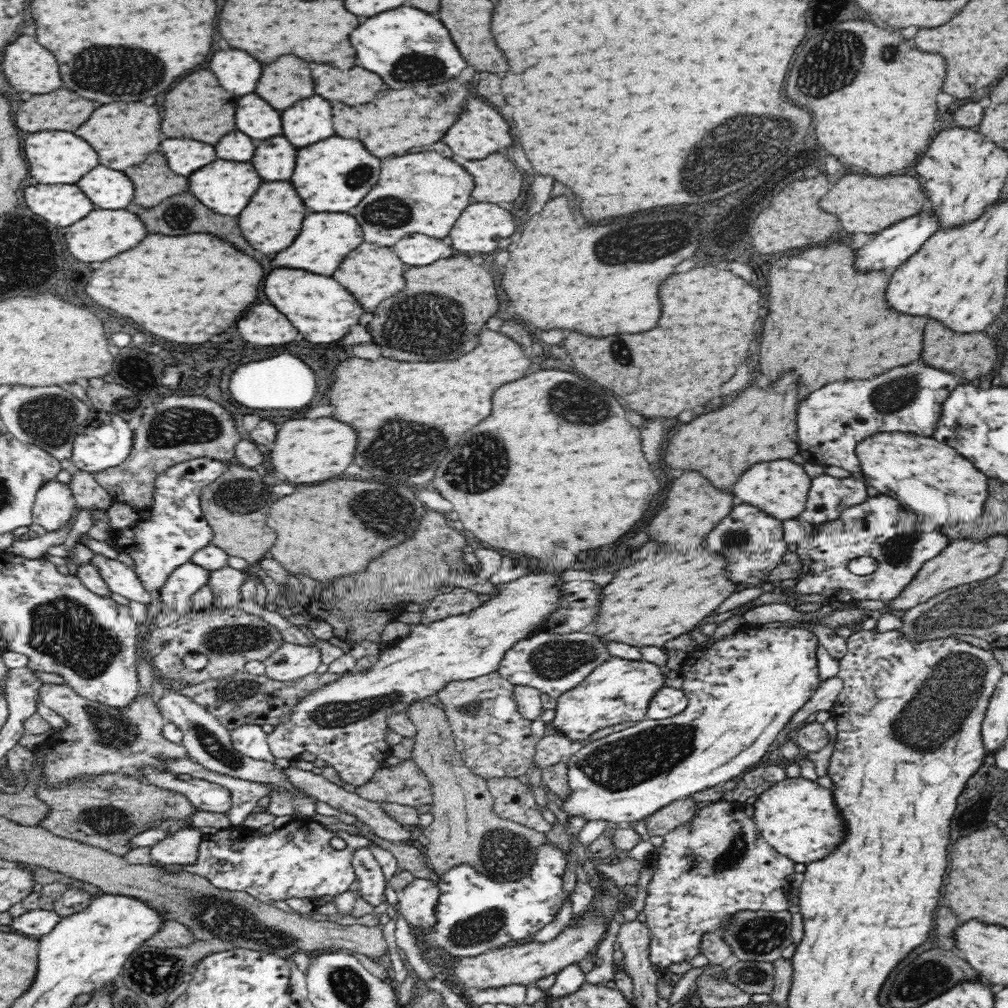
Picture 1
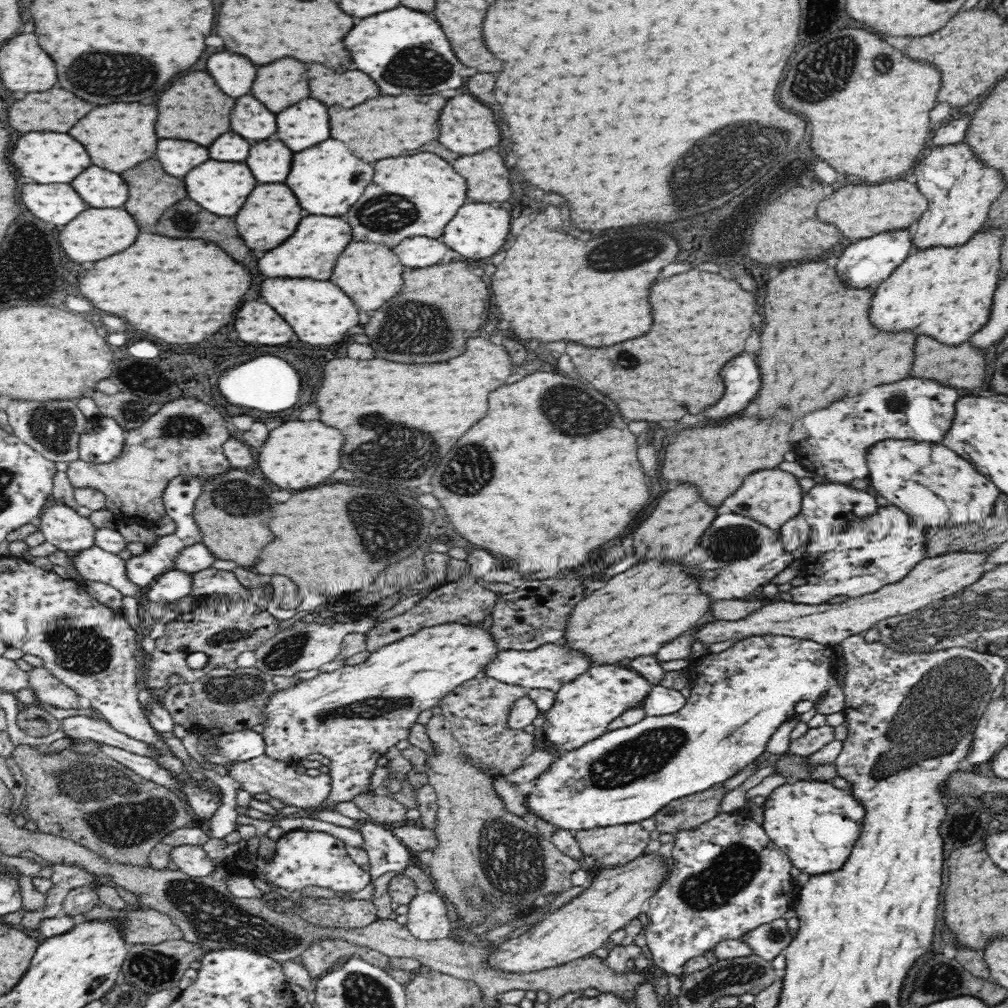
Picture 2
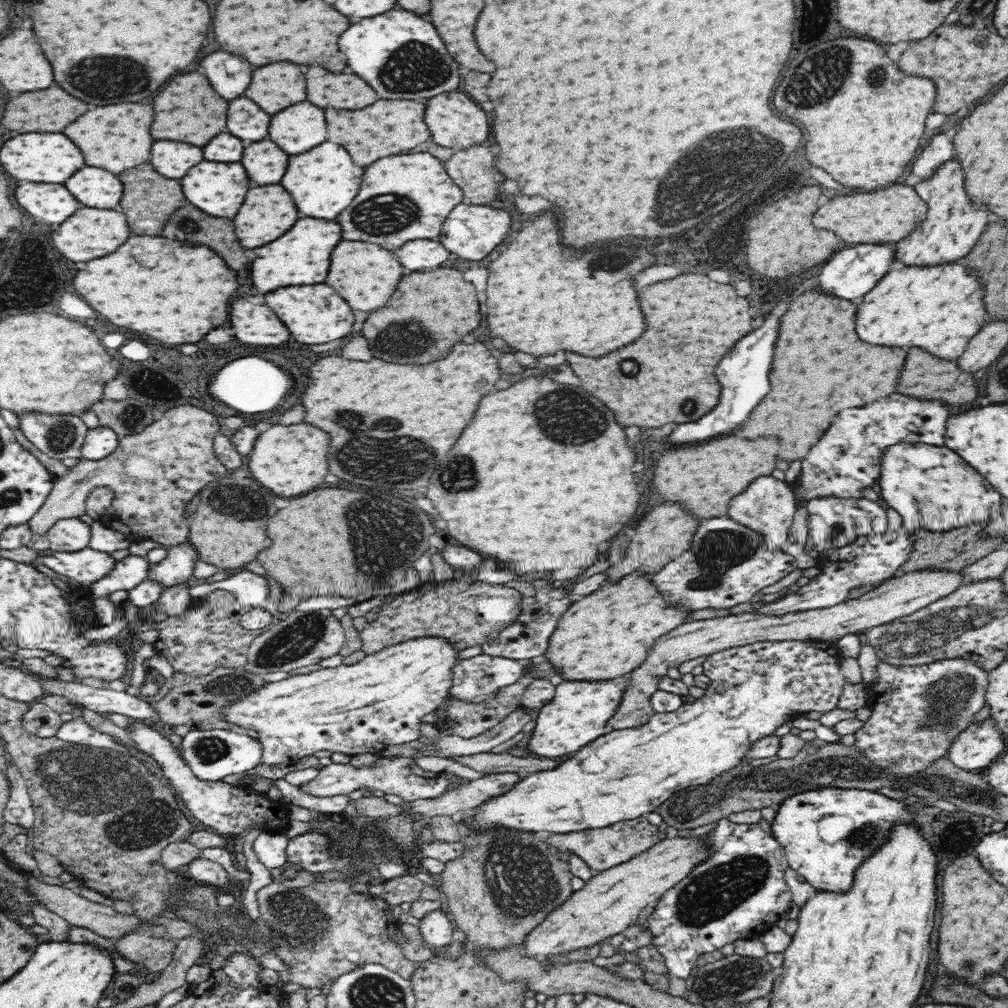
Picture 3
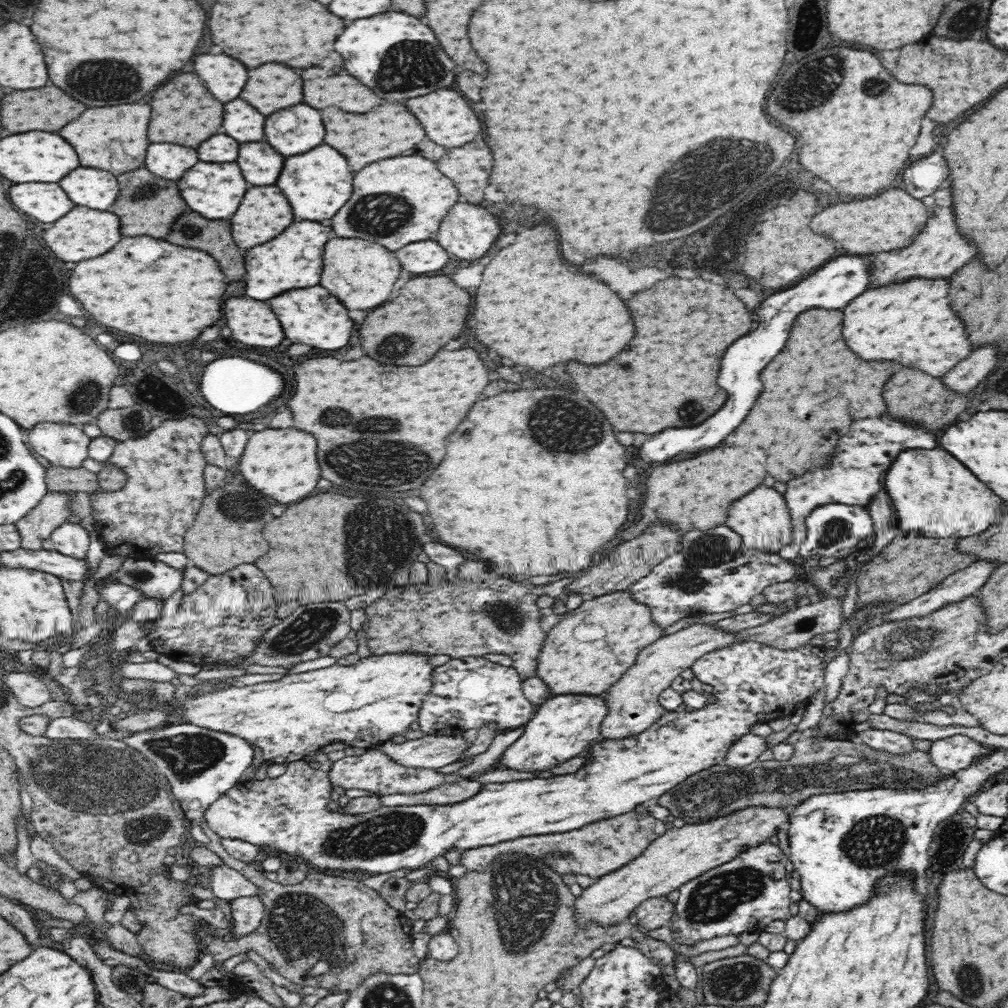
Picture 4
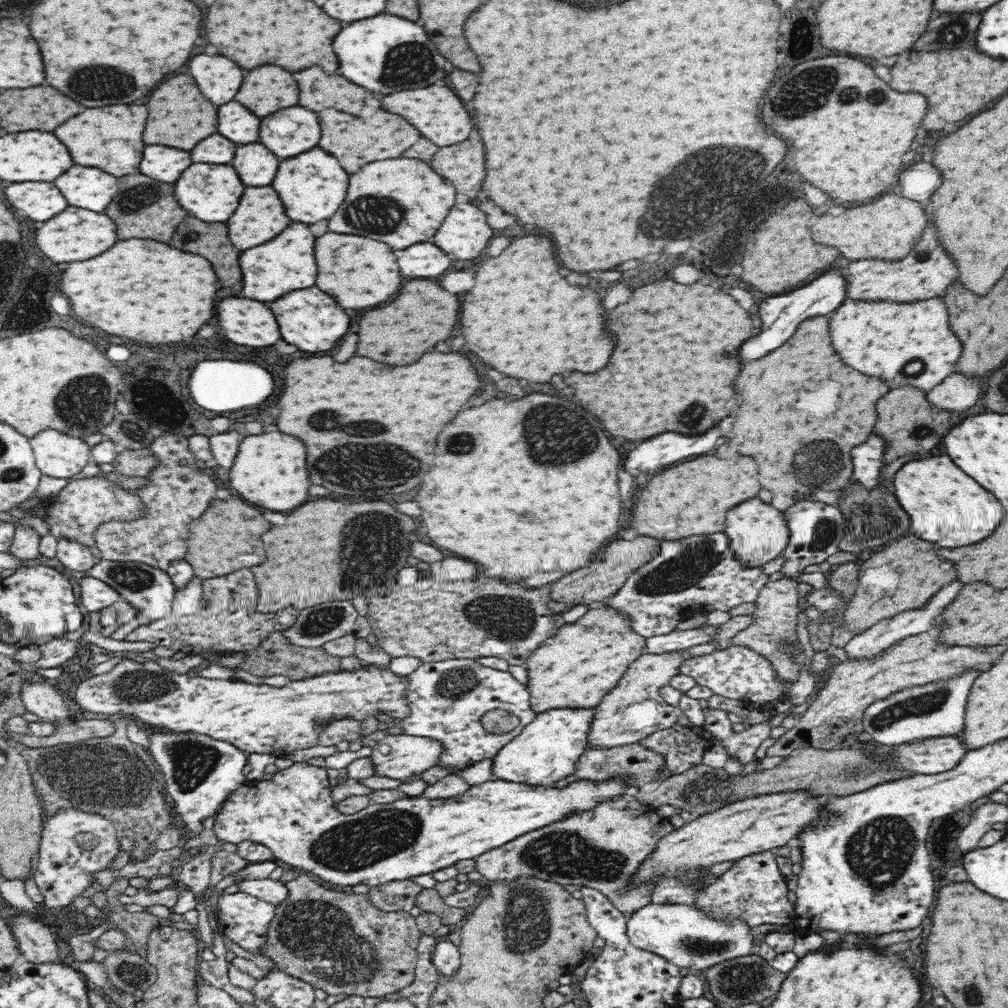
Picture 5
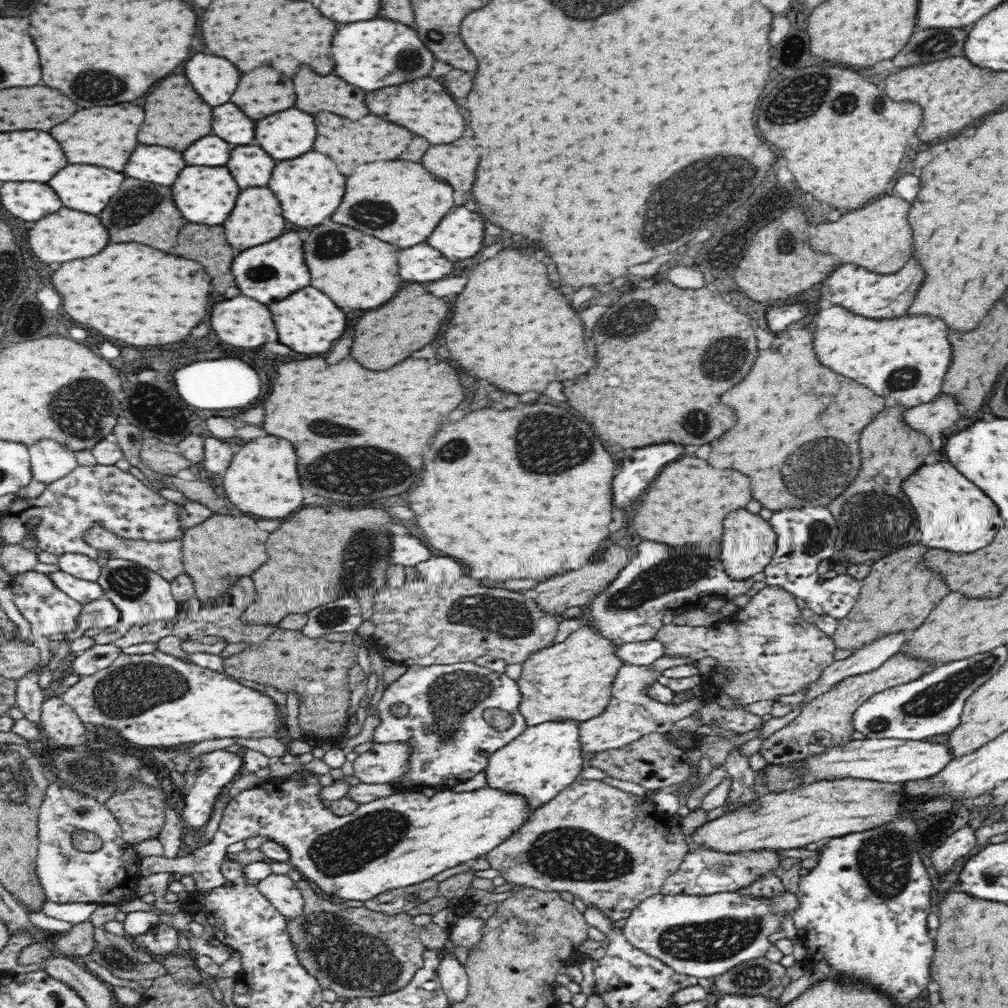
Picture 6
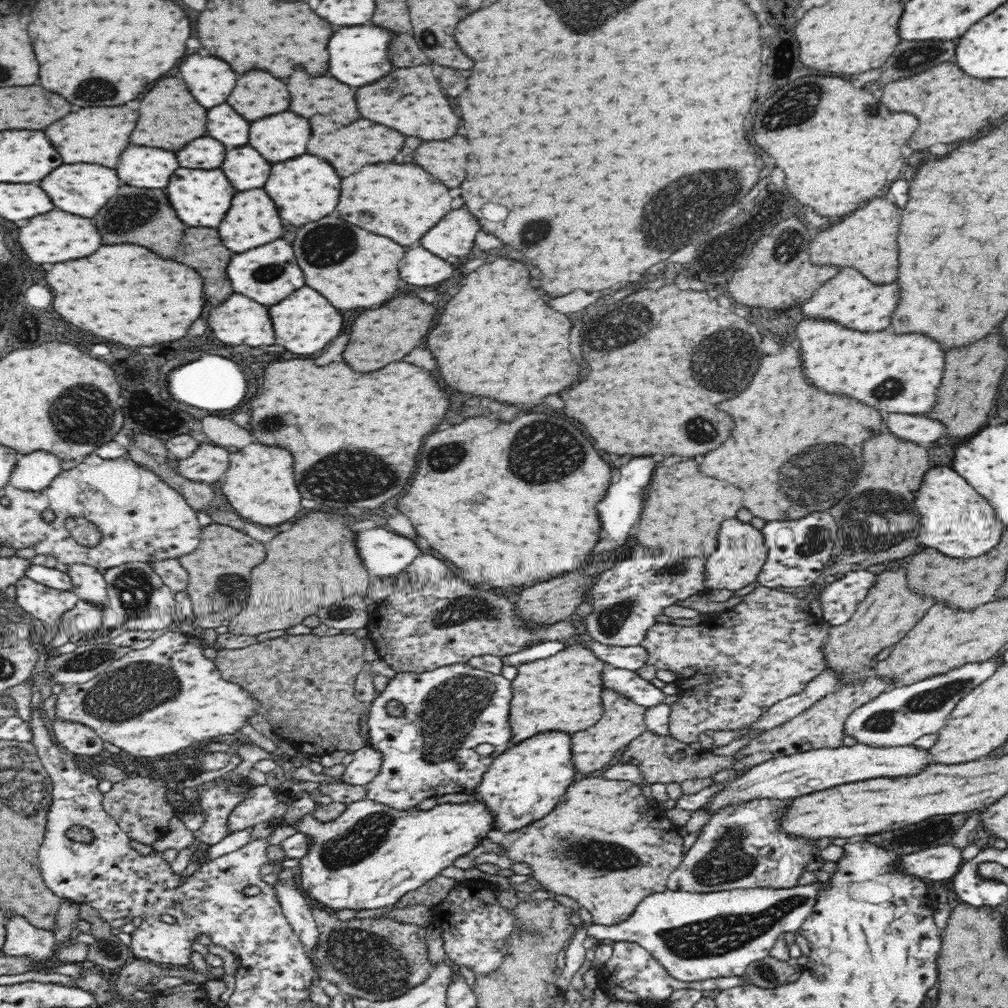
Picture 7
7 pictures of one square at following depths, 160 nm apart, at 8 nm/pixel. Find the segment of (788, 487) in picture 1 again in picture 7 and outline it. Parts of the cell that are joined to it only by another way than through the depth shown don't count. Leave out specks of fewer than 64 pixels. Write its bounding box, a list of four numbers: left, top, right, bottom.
[703,520,767,592]

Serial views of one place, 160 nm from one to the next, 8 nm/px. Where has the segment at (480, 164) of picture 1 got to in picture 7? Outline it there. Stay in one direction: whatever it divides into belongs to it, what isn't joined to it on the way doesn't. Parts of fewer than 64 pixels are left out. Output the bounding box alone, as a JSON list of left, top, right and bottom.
[414,135,468,188]

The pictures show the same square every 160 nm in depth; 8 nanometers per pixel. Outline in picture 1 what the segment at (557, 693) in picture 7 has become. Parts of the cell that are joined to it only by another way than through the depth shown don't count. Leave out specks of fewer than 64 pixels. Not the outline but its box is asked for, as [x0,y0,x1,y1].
[596,550,738,646]

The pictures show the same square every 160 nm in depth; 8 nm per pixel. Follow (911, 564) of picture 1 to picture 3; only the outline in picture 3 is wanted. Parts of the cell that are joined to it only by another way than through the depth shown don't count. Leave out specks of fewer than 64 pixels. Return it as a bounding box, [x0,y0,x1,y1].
[758,525,914,615]

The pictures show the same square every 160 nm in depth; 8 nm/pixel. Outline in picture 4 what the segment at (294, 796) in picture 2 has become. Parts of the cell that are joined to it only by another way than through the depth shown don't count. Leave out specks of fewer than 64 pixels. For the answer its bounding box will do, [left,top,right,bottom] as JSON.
[328,749,475,795]

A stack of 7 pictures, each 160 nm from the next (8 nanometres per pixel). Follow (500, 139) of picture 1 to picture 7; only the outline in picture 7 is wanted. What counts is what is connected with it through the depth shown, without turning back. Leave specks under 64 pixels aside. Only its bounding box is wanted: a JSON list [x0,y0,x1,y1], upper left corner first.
[356,64,458,140]

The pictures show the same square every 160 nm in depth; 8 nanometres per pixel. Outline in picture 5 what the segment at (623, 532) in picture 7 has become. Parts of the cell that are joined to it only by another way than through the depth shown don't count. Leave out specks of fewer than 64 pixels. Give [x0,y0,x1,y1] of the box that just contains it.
[624,424,722,476]

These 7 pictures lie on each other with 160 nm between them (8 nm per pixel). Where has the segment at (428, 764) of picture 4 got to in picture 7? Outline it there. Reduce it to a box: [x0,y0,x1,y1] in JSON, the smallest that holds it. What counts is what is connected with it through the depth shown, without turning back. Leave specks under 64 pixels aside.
[340,746,381,786]

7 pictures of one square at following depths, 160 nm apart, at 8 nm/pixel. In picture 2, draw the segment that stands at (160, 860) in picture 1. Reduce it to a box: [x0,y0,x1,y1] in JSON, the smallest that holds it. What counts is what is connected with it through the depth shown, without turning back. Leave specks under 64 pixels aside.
[170,844,216,877]

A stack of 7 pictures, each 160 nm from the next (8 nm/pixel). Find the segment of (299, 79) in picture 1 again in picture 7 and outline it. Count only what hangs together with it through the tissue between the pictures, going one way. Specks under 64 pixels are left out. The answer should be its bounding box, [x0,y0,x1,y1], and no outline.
[226,72,290,122]

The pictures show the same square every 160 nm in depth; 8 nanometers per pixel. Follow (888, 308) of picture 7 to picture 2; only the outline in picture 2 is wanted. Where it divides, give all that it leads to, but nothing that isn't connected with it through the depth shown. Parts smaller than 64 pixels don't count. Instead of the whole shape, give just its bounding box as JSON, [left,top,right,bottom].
[913,142,1004,250]

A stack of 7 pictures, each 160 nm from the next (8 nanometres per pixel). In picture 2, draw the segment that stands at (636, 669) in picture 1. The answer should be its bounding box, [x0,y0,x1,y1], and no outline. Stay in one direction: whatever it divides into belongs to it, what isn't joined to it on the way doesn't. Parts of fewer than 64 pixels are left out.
[544,664,653,752]

